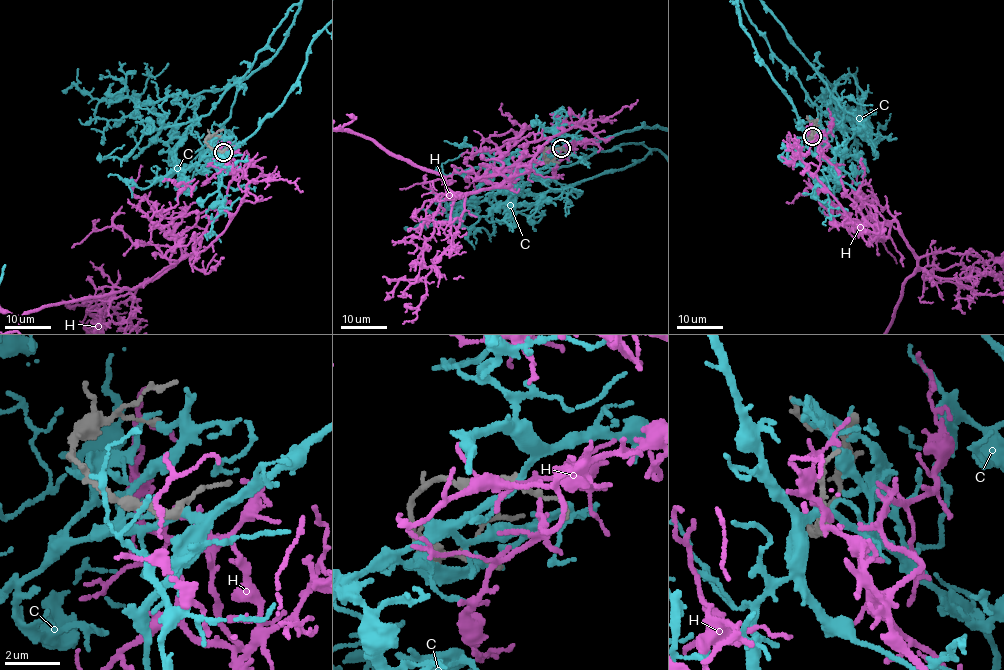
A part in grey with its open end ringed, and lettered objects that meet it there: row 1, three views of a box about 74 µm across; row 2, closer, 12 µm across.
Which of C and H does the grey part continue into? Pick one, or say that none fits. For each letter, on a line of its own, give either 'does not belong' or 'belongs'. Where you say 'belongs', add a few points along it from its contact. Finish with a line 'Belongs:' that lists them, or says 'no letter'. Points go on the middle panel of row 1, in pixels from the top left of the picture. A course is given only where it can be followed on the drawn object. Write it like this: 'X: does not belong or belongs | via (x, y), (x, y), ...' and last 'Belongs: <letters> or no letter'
C: does not belong
H: belongs
Belongs: H

